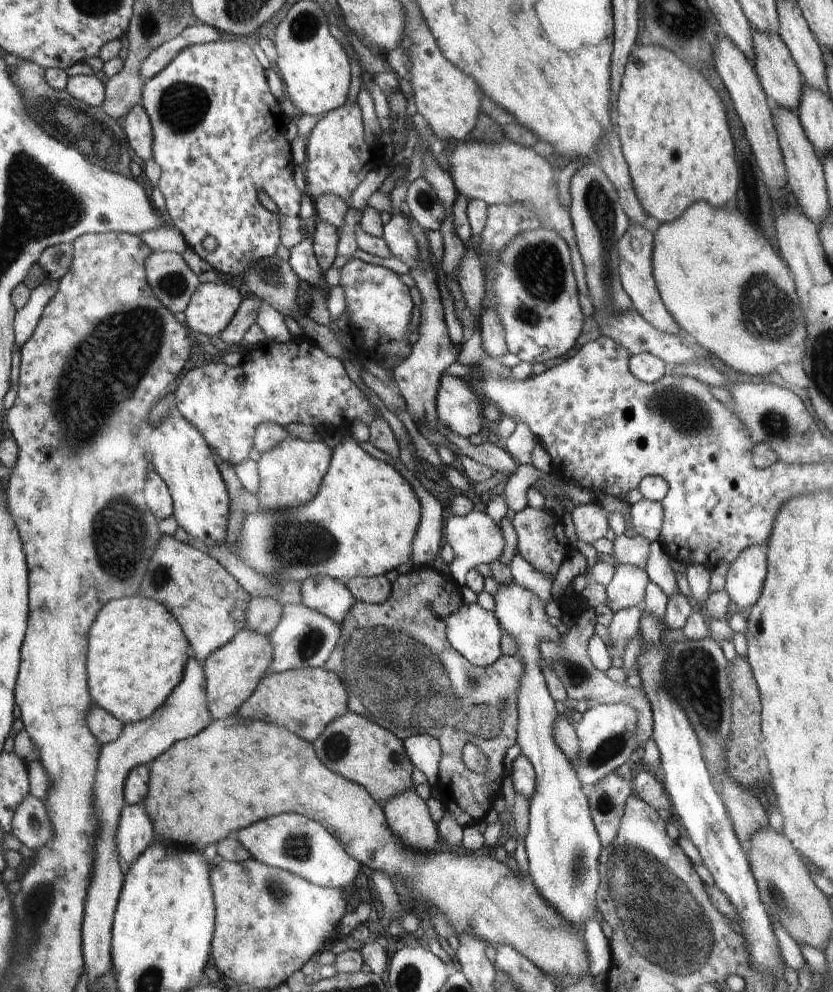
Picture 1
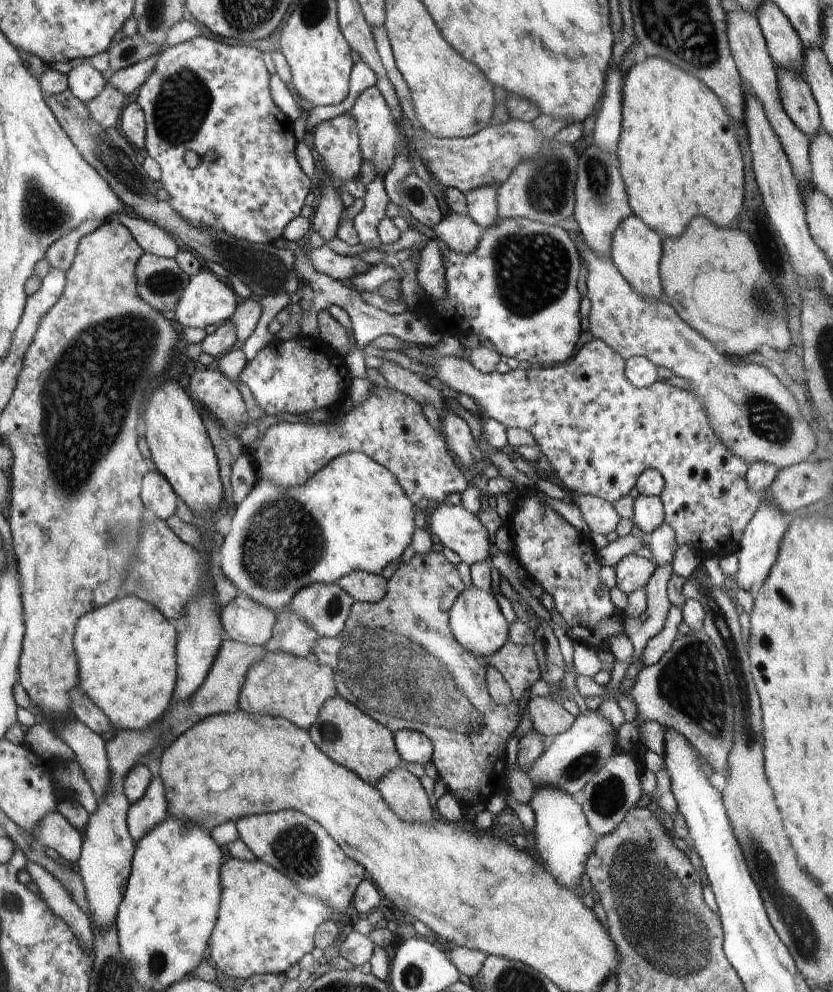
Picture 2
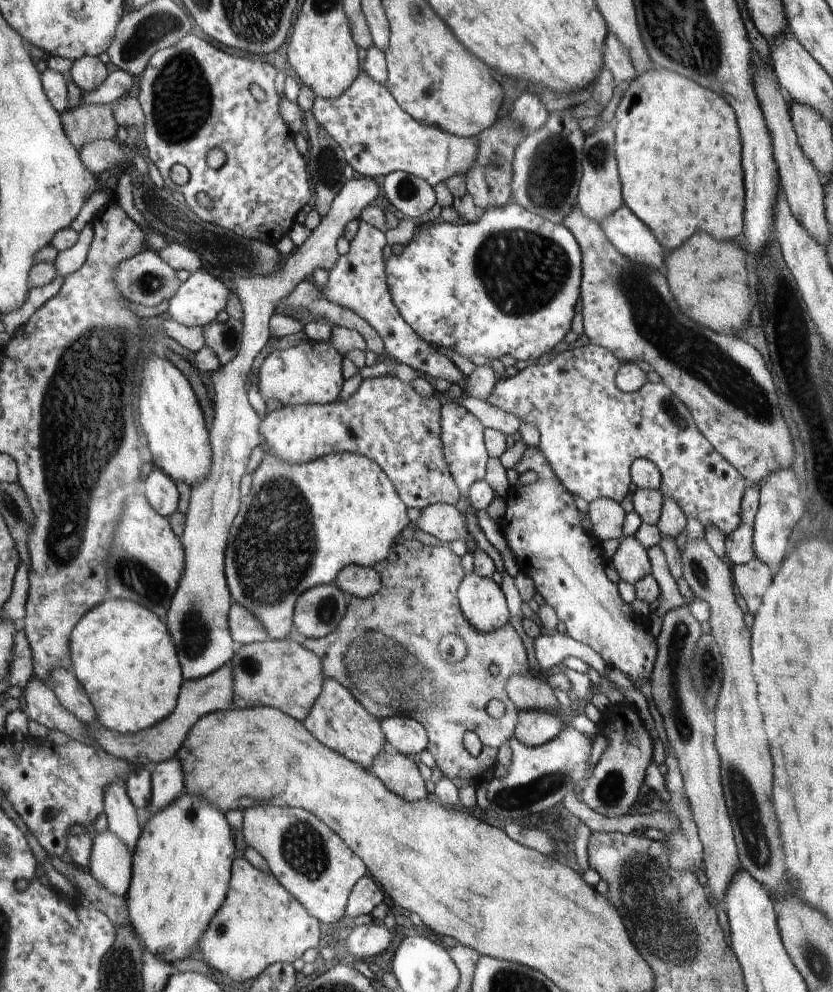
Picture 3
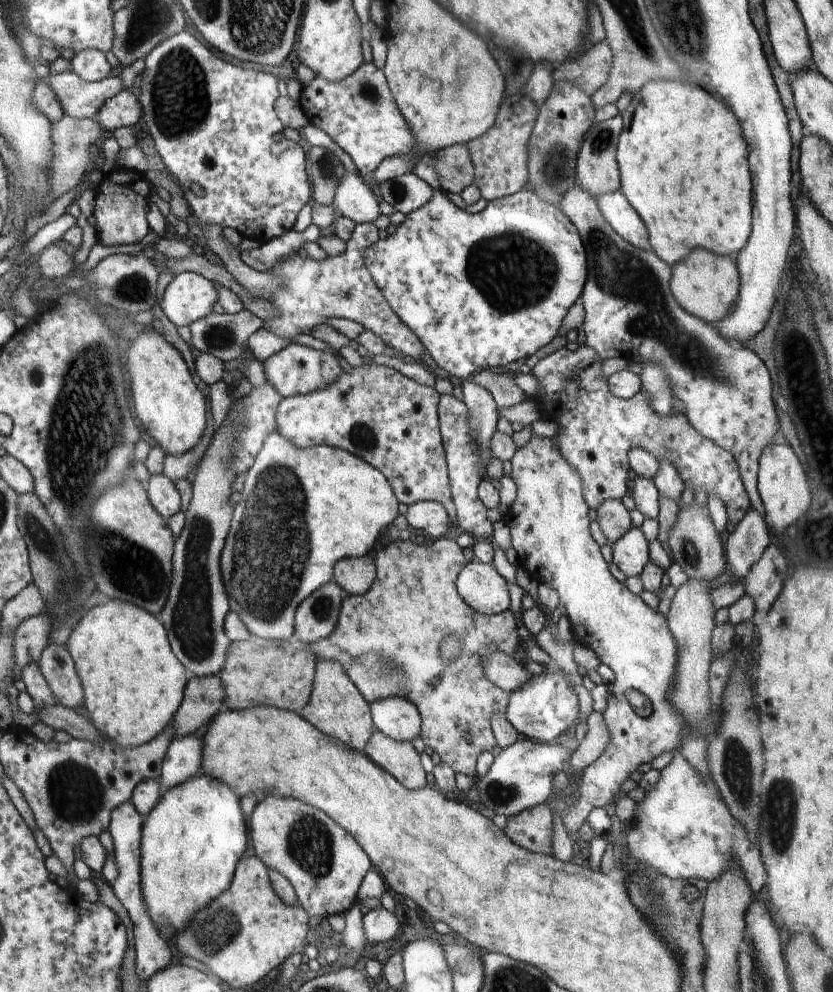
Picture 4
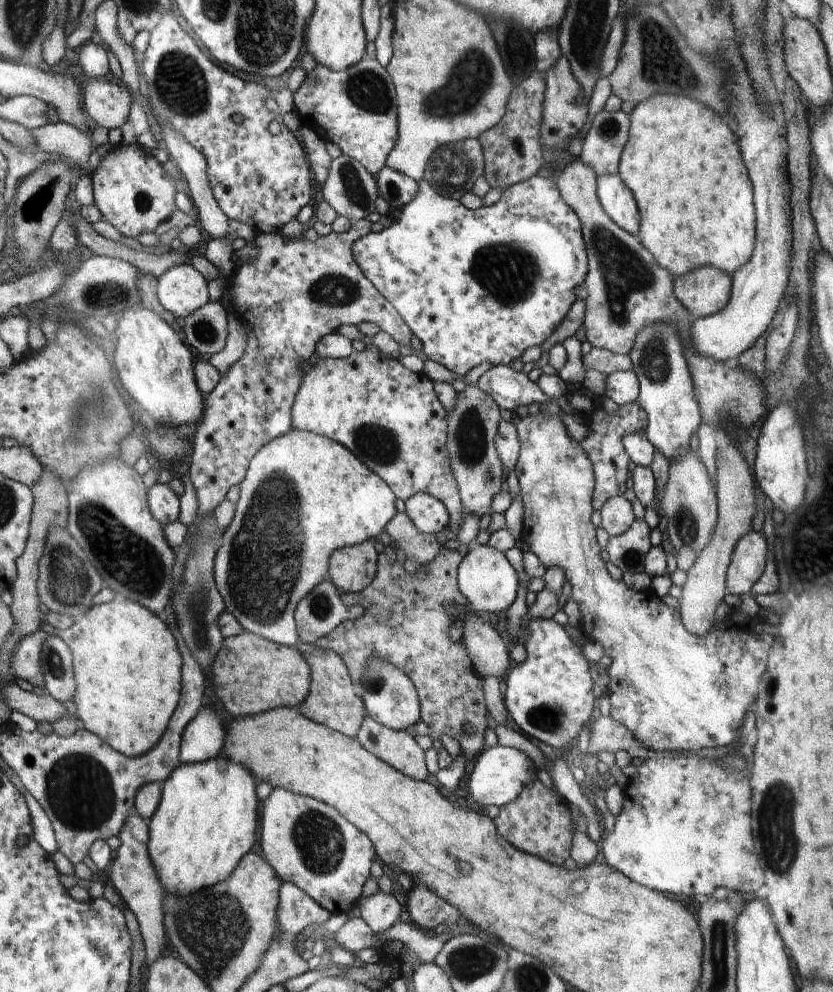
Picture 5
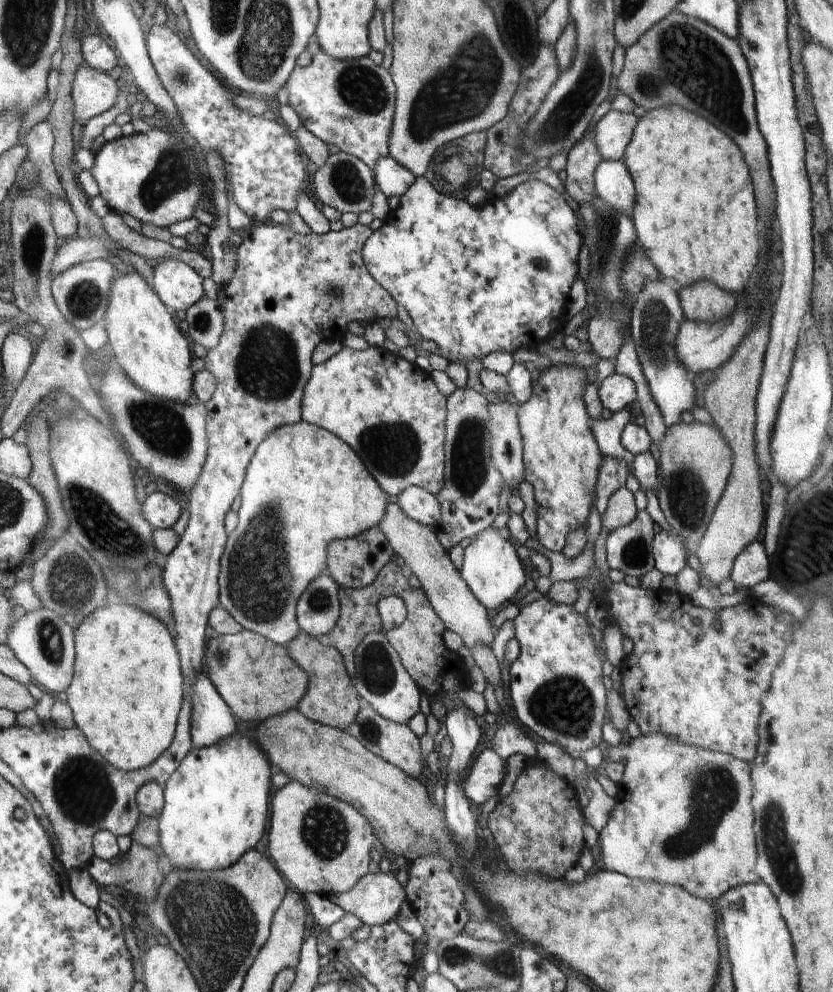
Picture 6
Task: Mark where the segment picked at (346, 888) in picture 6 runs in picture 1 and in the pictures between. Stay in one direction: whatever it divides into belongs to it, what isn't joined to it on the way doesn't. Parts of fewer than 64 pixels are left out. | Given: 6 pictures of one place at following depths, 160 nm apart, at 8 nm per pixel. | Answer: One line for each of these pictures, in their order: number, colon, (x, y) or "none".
1: (292, 842)
2: (295, 845)
3: (310, 861)
4: (325, 866)
5: (307, 842)

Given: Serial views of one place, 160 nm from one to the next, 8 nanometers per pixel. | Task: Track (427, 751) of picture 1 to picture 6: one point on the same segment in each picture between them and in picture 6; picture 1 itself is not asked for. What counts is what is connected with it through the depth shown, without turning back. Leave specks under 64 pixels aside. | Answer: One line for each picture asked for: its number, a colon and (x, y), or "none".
2: (413, 746)
3: (407, 736)
4: (398, 718)
5: (391, 698)
6: (382, 680)

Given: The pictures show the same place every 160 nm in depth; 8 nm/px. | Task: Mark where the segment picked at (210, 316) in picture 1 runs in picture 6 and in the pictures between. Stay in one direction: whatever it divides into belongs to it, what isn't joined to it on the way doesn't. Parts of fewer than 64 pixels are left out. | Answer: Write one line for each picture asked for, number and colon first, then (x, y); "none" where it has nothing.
2: (206, 300)
3: (201, 297)
4: (189, 297)
5: (181, 290)
6: (179, 287)

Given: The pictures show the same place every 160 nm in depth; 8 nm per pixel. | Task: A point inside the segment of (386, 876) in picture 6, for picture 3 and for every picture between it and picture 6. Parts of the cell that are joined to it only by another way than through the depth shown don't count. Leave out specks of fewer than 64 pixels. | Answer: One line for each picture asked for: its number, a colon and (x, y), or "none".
3: (370, 939)
4: (379, 925)
5: (380, 911)

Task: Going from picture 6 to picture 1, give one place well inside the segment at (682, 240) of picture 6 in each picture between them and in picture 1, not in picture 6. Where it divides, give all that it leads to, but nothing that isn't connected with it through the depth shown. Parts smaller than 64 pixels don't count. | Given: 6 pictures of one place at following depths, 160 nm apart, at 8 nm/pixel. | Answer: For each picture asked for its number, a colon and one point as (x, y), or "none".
1: (674, 136)
2: (678, 154)
3: (678, 148)
4: (682, 156)
5: (682, 163)

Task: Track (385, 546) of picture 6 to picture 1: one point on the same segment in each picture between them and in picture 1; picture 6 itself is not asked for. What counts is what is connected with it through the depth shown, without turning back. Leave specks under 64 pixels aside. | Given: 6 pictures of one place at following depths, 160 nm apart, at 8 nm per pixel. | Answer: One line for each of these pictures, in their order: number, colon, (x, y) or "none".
1: (376, 590)
2: (367, 587)
3: (363, 582)
4: (356, 575)
5: (352, 569)

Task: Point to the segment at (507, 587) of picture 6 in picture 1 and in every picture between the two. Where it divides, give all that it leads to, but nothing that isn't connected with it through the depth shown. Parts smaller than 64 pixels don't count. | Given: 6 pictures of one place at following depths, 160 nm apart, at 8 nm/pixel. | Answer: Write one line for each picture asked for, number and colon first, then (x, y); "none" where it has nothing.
1: (475, 633)
2: (476, 621)
3: (482, 602)
4: (481, 586)
5: (485, 577)

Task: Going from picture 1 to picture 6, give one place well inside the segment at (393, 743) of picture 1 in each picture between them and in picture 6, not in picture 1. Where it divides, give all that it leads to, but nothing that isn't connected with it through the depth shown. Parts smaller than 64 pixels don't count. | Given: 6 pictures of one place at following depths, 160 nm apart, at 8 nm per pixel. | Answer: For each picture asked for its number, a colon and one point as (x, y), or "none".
2: (361, 744)
3: (338, 719)
4: (336, 706)
5: (331, 702)
6: (331, 699)

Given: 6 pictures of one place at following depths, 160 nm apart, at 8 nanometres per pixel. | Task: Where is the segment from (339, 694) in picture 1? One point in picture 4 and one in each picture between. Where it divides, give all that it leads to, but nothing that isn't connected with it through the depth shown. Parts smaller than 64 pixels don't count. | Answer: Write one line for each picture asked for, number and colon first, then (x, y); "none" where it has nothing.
2: (296, 688)
3: (282, 674)
4: (282, 675)

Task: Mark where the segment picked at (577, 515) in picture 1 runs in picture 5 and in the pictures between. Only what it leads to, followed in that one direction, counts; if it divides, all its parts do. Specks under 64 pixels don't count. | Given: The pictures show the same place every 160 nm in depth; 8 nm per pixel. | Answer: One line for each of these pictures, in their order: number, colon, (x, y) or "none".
2: (599, 514)
3: (607, 516)
4: (613, 517)
5: (617, 516)

